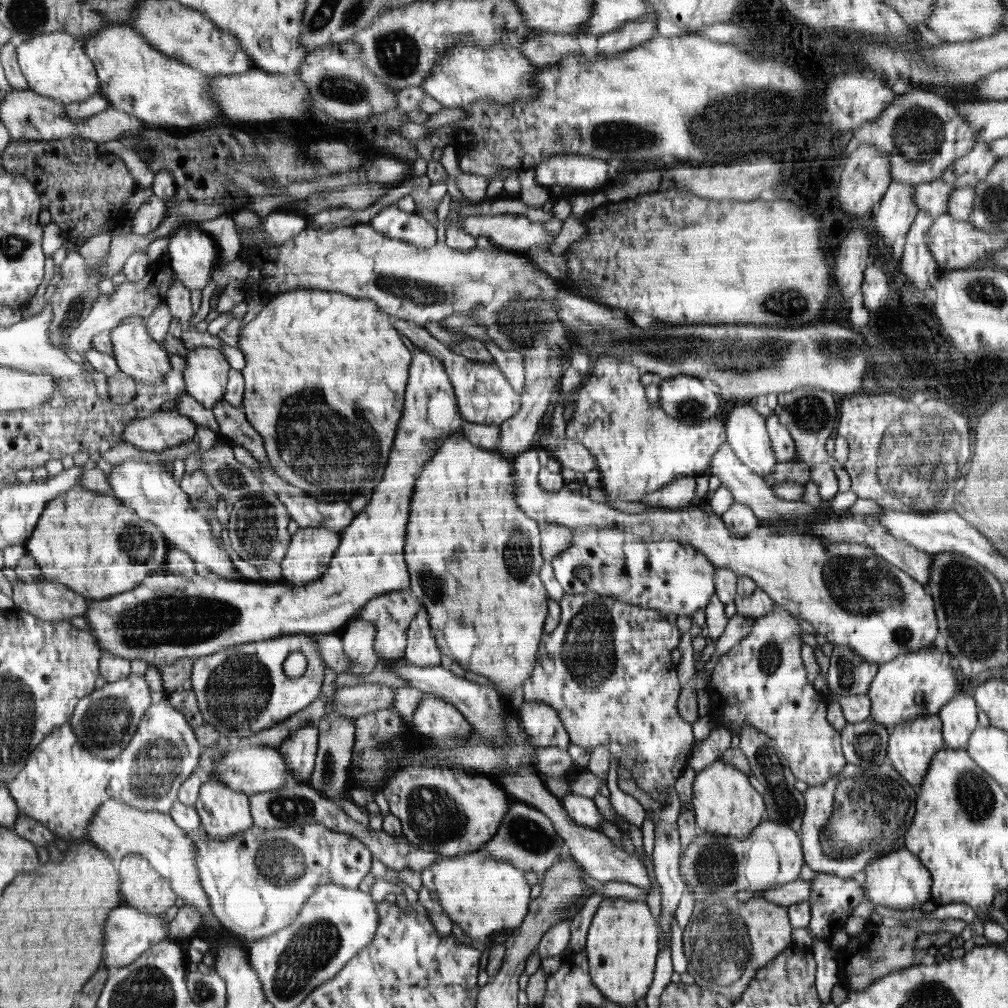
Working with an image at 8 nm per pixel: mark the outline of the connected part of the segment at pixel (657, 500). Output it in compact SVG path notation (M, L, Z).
M686 476L680 480L670 482L668 486L646 494L640 502L645 502L651 508L664 508L665 510L677 510L683 506L695 506L695 477Z

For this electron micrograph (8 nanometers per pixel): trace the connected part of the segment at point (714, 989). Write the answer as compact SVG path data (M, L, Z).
M758 896L747 902L738 902L729 911L723 902L711 901L710 898L696 901L689 920L683 930L687 973L695 978L695 985L710 994L723 994L731 1002L740 999L758 970L792 943L793 927L787 908Z

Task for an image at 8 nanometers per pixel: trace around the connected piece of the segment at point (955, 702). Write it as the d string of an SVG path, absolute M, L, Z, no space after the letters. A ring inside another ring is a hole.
M956 695L947 702L938 715L943 725L944 748L964 749L967 746L972 732L979 726L978 711L979 708L972 696Z

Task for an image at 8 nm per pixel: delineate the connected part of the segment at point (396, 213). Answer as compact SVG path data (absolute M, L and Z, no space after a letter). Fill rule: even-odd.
M396 206L376 214L368 224L387 238L394 238L416 247L432 248L437 244L437 230L421 215L404 212Z

